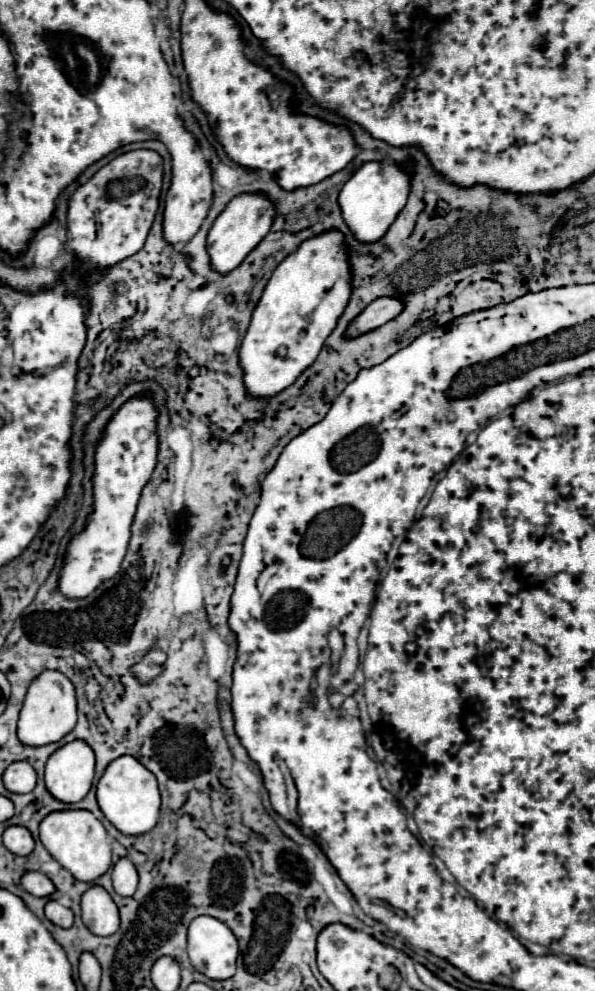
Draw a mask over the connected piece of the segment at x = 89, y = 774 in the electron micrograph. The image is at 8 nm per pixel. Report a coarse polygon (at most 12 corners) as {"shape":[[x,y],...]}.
{"shape":[[84,741],[54,751],[46,789],[78,803],[92,787],[94,751]]}

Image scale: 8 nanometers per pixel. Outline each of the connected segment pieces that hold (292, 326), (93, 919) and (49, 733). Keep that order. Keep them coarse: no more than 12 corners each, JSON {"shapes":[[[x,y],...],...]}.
{"shapes":[[[344,237],[274,269],[240,347],[248,397],[314,363],[352,293]],[[102,887],[82,895],[82,921],[98,937],[118,931],[118,907]],[[60,671],[28,687],[18,739],[60,741],[76,725],[76,691]]]}

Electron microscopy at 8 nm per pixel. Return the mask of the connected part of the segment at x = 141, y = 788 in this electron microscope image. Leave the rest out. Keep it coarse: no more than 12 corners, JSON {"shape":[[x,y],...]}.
{"shape":[[134,757],[98,783],[104,817],[124,835],[158,823],[156,777]]}

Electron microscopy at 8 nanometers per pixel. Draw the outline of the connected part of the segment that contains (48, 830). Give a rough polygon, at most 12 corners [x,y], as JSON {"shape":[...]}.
{"shape":[[54,811],[40,841],[74,879],[112,865],[104,825],[90,811]]}

